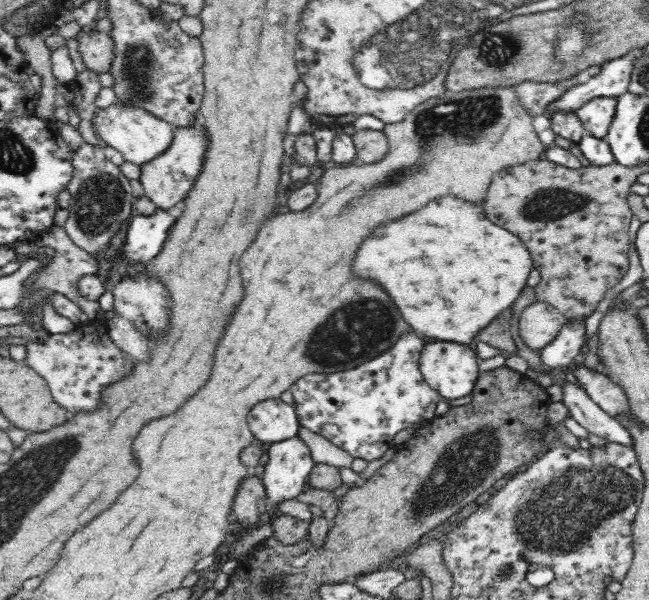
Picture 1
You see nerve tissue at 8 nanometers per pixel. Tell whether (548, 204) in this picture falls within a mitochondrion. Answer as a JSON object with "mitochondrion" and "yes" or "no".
{"mitochondrion":"yes"}

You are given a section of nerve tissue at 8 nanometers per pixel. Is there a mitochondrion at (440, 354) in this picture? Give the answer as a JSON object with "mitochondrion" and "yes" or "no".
{"mitochondrion":"no"}

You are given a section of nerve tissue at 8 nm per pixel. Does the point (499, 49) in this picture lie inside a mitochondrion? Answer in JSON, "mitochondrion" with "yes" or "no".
{"mitochondrion":"yes"}

